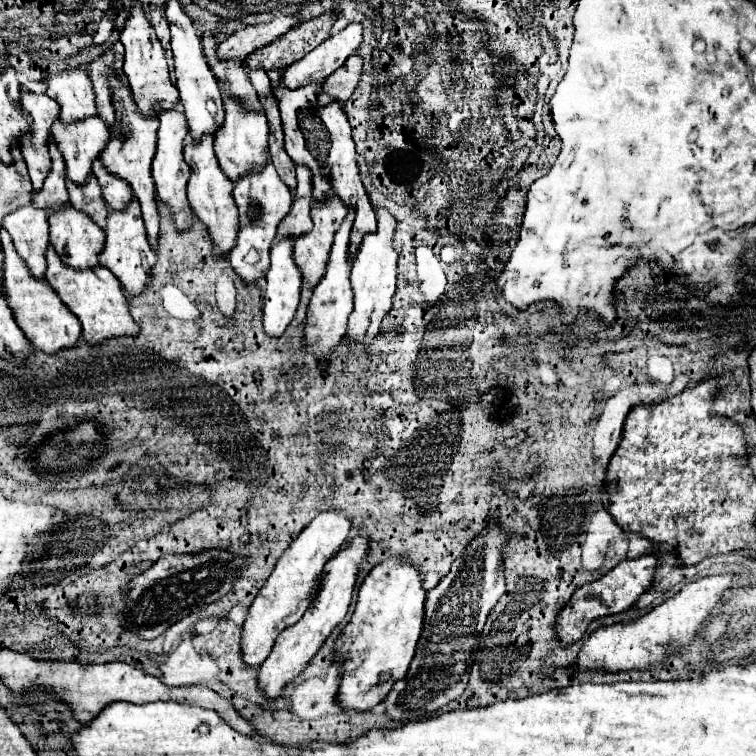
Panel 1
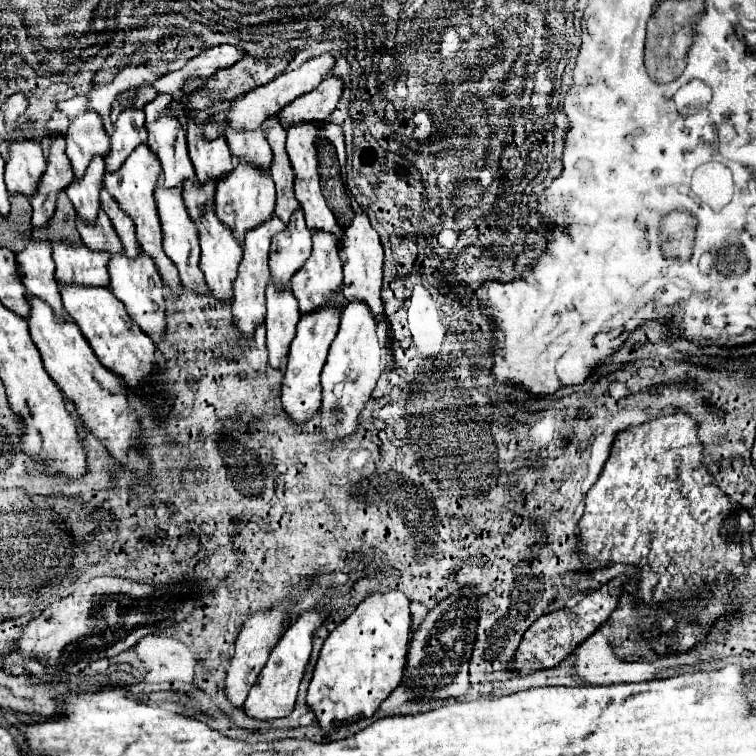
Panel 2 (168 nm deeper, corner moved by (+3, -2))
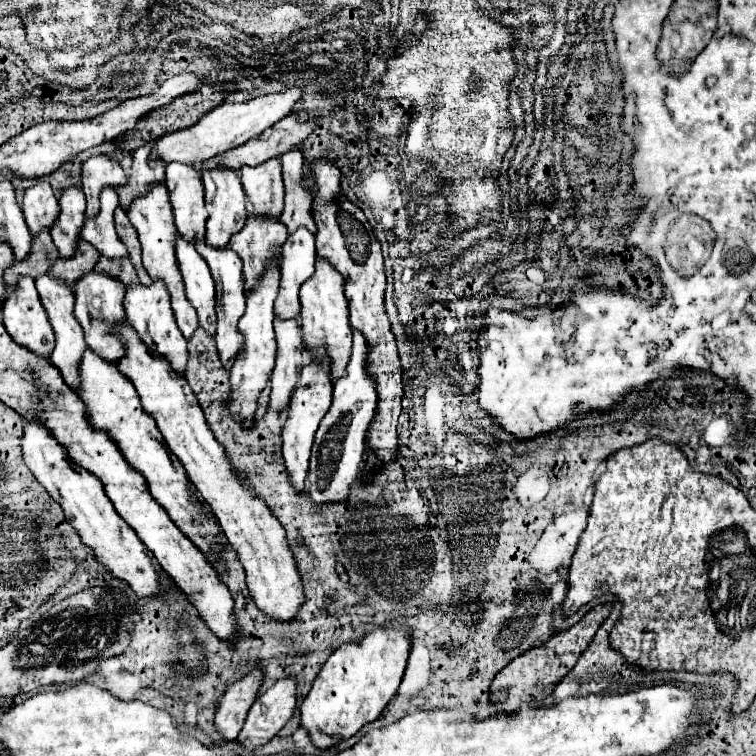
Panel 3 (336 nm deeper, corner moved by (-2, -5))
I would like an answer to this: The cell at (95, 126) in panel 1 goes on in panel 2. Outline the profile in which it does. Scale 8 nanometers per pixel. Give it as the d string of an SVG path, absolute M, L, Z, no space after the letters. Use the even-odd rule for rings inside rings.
M94 158L90 168L86 168L84 178L74 180L66 190L78 218L82 218L86 224L92 224L98 218L102 188L104 188L104 158Z

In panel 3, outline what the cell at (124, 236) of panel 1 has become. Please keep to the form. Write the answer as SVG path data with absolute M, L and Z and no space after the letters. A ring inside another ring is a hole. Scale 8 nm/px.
M153 281L151 285L141 285L141 283L127 285L123 307L125 307L127 323L139 333L139 337L147 345L147 349L151 349L159 355L165 355L169 359L171 367L183 375L185 363L187 363L187 339L183 337L183 333L179 331L179 327L175 323L165 283Z

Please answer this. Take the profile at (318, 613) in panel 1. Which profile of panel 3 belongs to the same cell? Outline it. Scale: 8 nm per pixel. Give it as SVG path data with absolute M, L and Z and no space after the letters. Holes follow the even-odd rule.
M291 677L275 679L275 683L267 691L263 691L249 709L245 725L239 733L241 745L253 749L257 745L267 743L293 717L295 707L297 707L295 679Z

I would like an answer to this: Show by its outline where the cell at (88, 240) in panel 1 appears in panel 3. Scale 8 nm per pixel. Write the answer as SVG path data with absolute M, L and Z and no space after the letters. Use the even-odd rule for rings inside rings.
M89 271L79 281L75 281L73 293L75 293L75 317L83 327L87 345L105 361L115 363L125 355L125 351L123 351L123 343L111 337L109 329L113 323L119 323L125 319L125 311L123 311L125 285L121 281L115 281L115 277L107 277L107 273Z

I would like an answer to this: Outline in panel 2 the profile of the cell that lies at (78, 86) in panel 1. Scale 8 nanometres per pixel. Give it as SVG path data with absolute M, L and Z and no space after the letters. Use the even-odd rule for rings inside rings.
M86 96L64 100L58 108L70 116L66 132L66 154L72 162L76 178L82 178L94 156L110 154L110 140L102 128L102 118L88 106Z

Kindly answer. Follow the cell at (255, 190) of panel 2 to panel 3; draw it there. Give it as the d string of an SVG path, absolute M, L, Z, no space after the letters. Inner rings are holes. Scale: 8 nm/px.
M249 215L243 229L231 235L229 245L243 259L243 277L247 291L263 273L267 257L275 257L279 261L281 245L285 239L287 227L281 225L277 217L267 215Z

